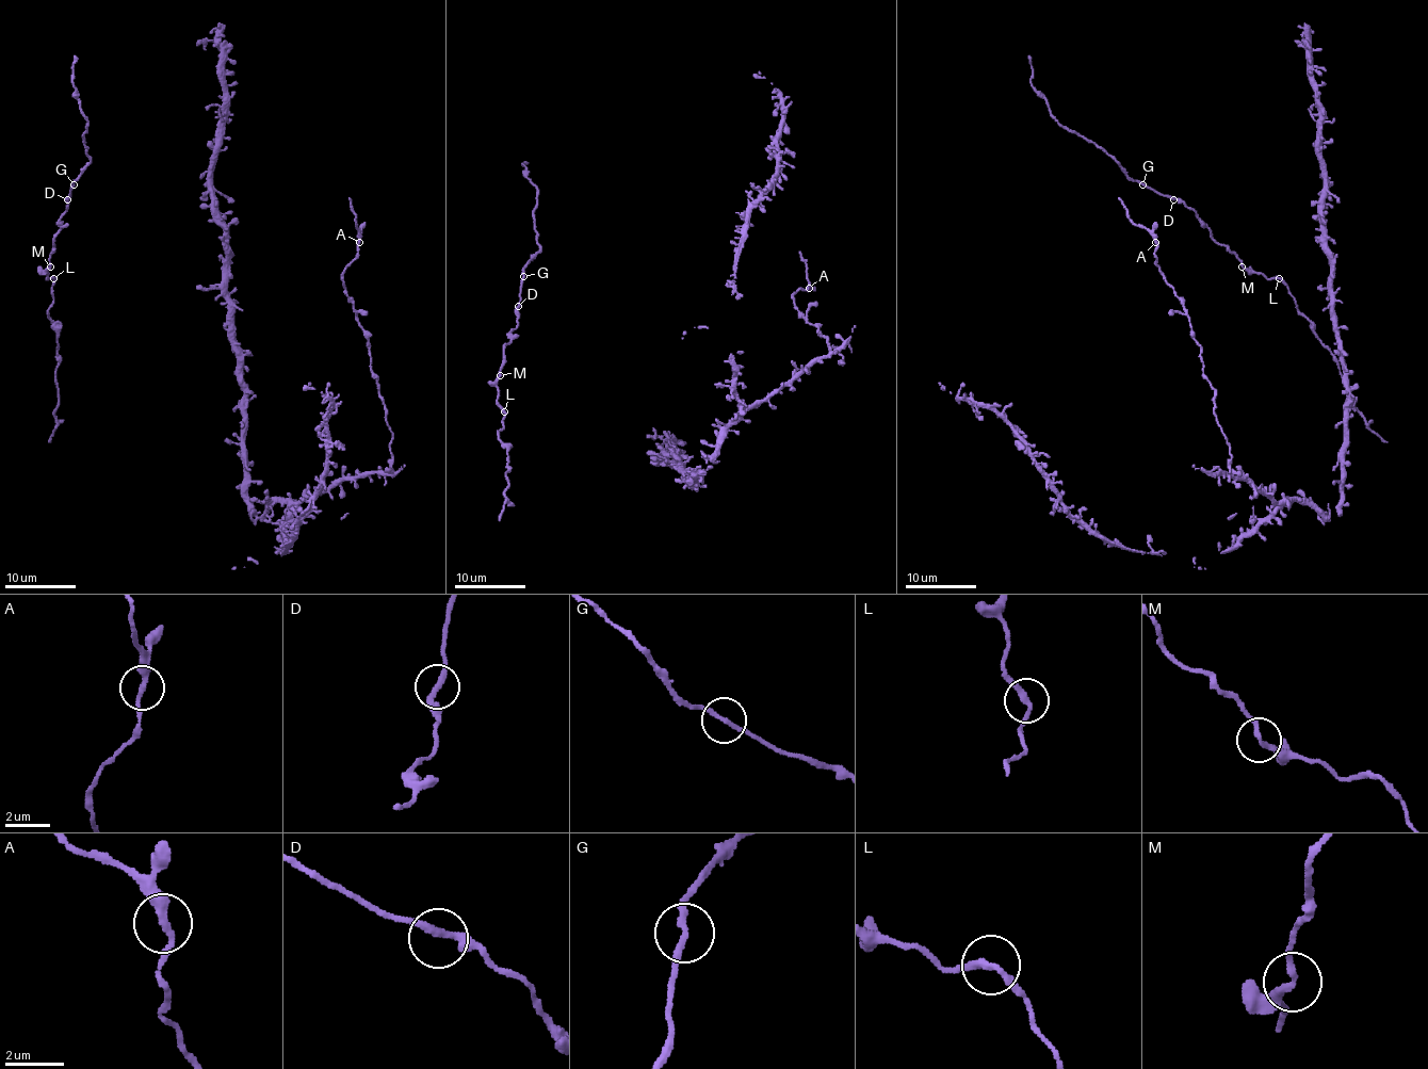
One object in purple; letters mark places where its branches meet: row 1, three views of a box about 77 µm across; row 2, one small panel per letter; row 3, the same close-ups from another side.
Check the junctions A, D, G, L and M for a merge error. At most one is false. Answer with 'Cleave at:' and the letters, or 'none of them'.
Cleave at: none of them

